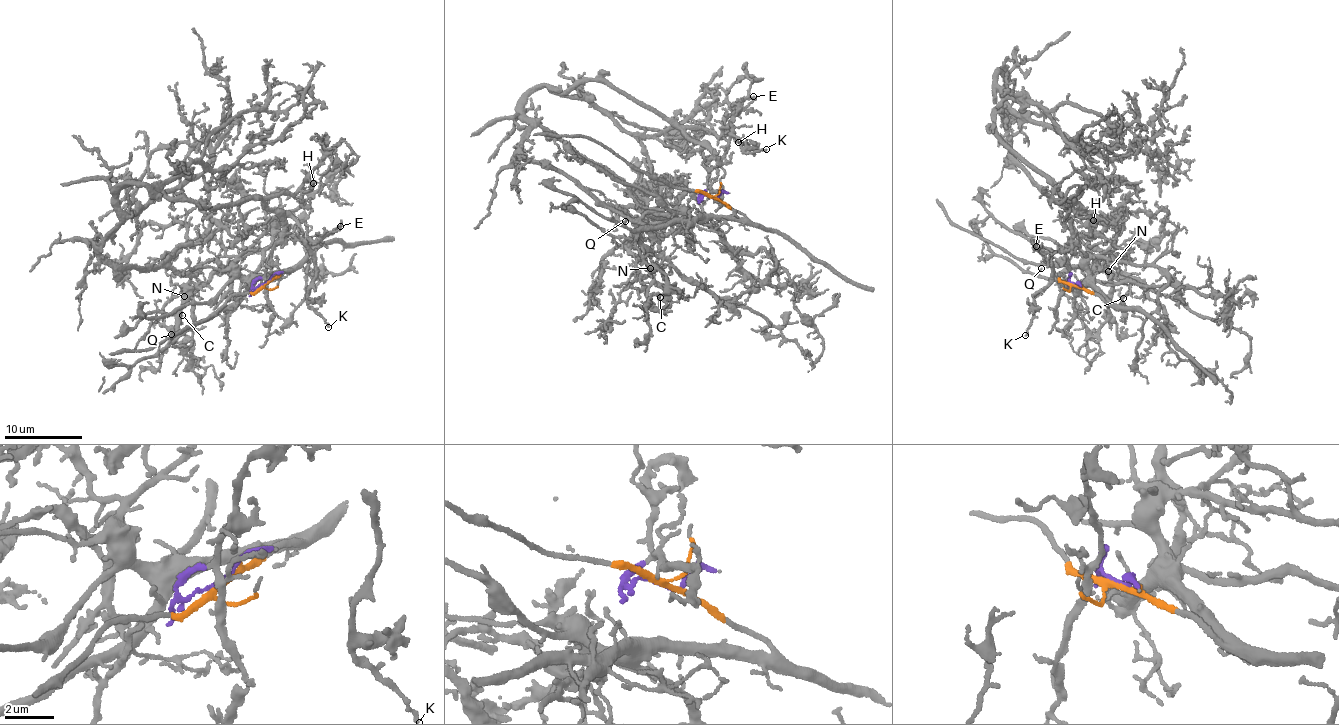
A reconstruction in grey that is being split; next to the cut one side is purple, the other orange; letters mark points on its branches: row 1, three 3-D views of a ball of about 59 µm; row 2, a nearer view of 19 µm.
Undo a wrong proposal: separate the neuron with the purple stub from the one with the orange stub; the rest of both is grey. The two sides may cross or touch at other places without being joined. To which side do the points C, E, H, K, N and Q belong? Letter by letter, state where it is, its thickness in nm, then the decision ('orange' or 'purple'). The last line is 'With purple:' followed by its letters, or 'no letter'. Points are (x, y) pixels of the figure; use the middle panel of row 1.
C: place (660, 297); calibre 120 nm; orange
E: place (753, 96); calibre 150 nm; purple
H: place (738, 142); calibre 170 nm; purple
K: place (766, 149); calibre 130 nm; purple
N: place (650, 268); calibre 120 nm; orange
Q: place (625, 221); calibre 80 nm; orange
With purple: E, H, K

